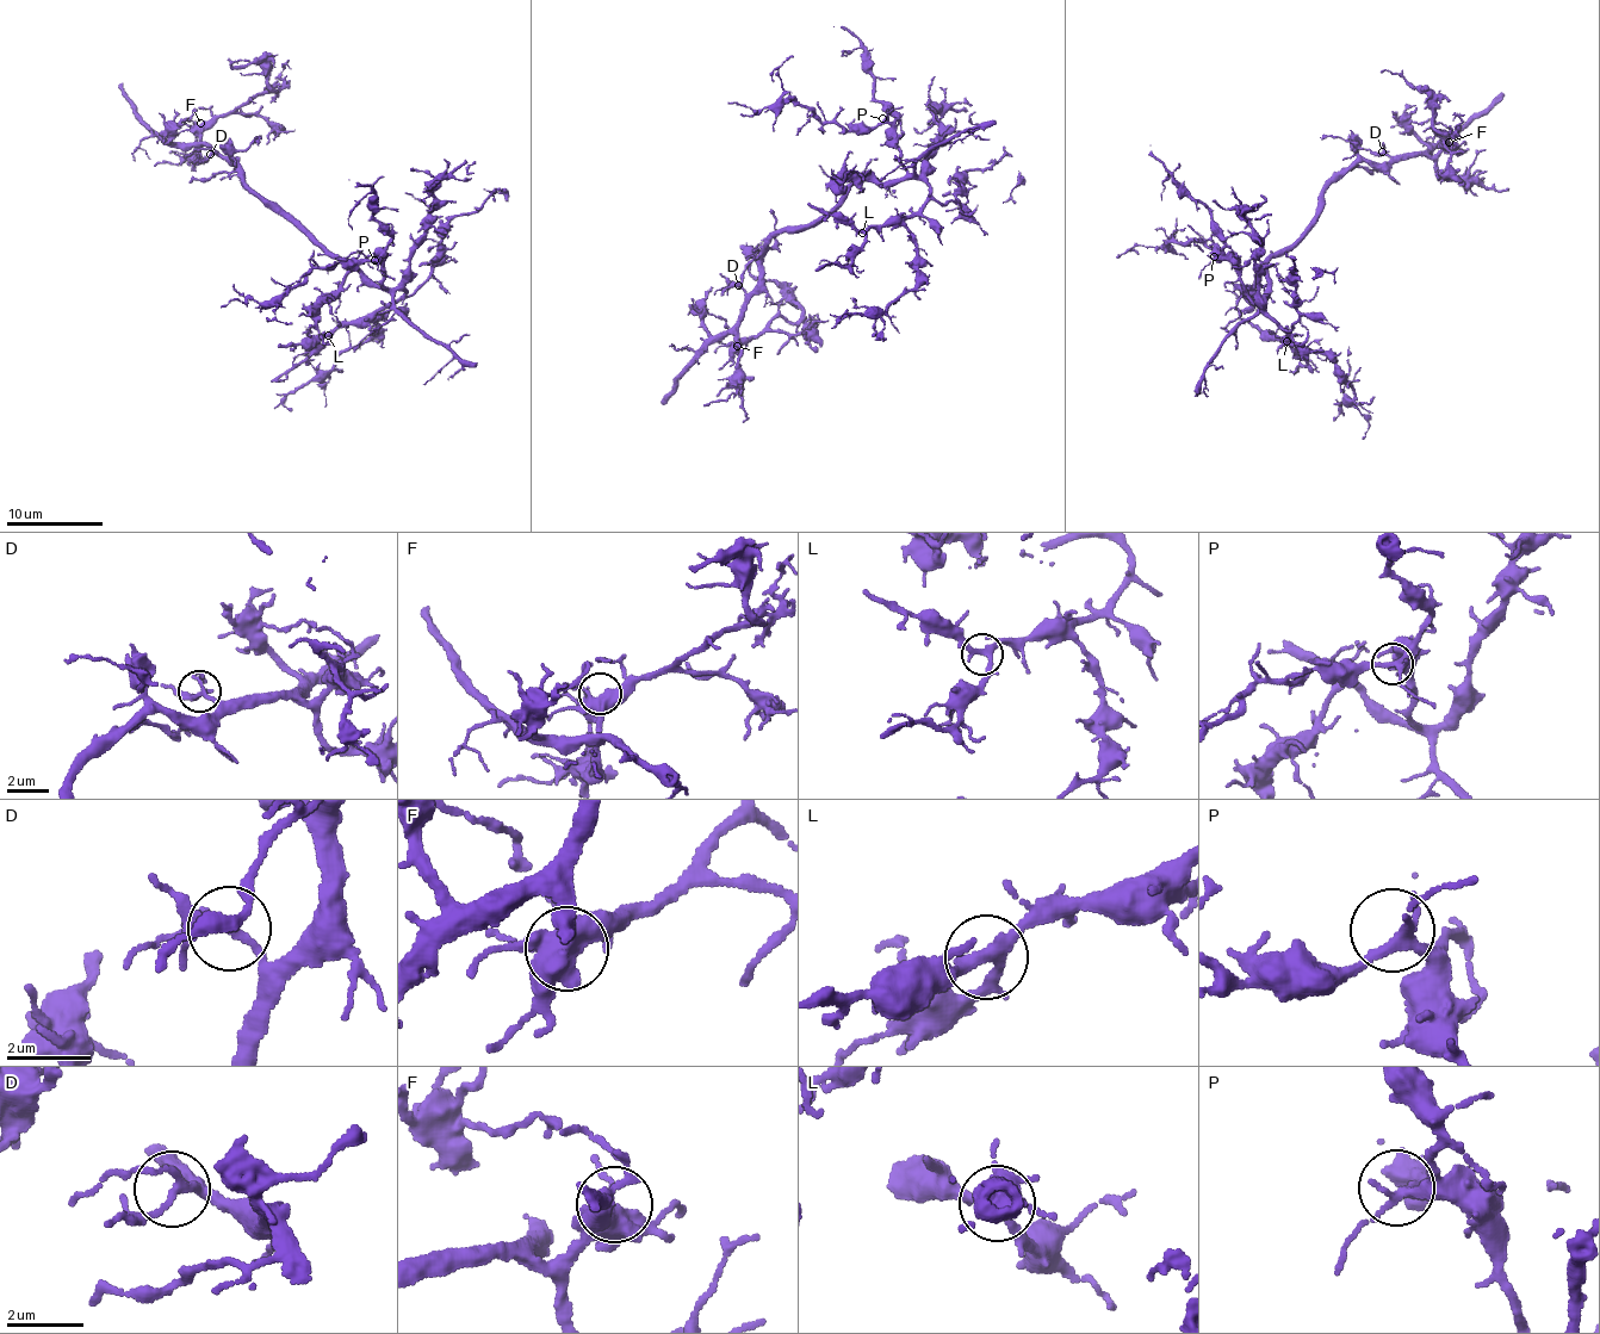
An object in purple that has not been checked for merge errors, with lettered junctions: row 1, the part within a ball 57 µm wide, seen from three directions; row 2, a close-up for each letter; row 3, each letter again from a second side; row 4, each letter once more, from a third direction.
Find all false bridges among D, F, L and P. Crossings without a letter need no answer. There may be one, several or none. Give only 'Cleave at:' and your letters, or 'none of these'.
Cleave at: none of these

